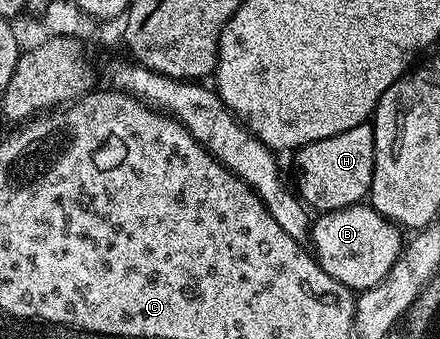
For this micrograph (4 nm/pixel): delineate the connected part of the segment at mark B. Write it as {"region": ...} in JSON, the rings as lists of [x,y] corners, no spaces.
{"region":[[[361,202],[333,212],[321,212],[311,221],[310,251],[322,270],[330,274],[342,286],[359,294],[370,286],[378,286],[386,274],[390,274],[390,266],[398,262],[400,250],[406,240],[401,229],[387,220],[371,203]]]}

